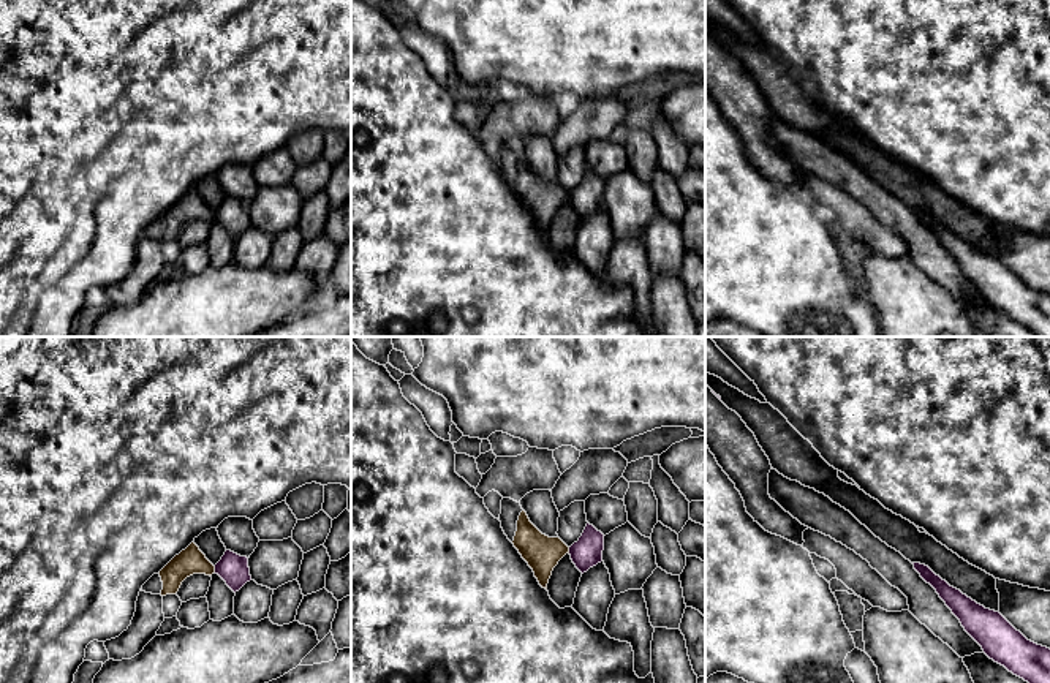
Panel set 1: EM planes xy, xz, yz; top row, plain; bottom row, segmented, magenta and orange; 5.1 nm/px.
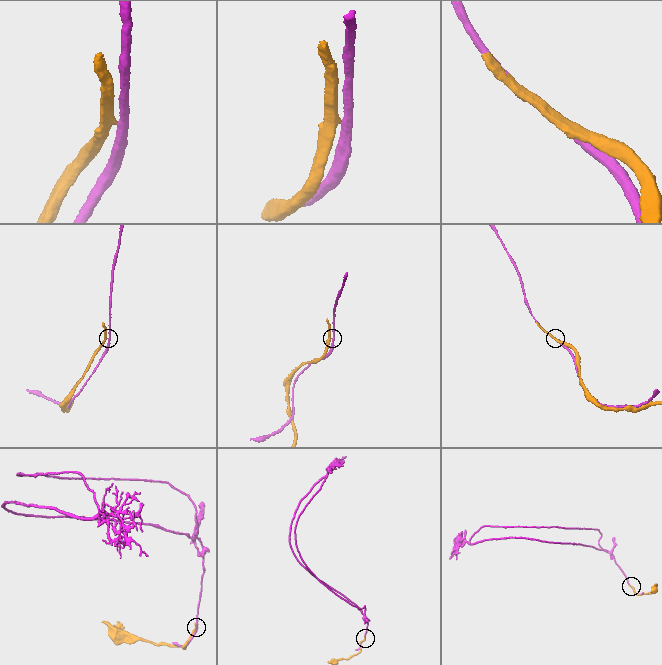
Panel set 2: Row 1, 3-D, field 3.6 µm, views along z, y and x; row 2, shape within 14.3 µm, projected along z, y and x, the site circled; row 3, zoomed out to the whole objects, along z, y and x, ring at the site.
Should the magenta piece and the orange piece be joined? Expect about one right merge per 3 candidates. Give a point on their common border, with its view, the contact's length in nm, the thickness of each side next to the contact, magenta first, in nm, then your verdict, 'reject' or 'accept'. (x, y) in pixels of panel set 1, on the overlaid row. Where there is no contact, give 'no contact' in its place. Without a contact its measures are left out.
meets magenta in xy at (215, 569); contact 30 nm long; 150 nm thick on the magenta side, 140 nm on the other; reject

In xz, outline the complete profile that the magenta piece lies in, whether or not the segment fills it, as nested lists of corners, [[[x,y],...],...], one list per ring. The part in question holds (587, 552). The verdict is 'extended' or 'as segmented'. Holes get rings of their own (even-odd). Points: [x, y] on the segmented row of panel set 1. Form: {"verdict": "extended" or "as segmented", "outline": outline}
{"verdict": "as segmented", "outline": [[[587,523],[582,536],[569,547],[569,555],[576,568],[584,574],[602,561],[604,534]]]}

